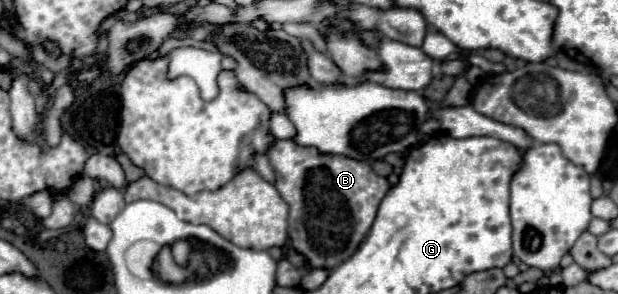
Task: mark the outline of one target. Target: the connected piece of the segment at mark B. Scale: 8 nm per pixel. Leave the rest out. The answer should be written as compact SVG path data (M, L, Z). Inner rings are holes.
M278 140L270 148L268 158L276 172L276 188L290 206L292 248L304 256L308 270L334 270L358 250L374 222L382 196L390 190L390 182L378 176L368 162L322 154L294 140Z

